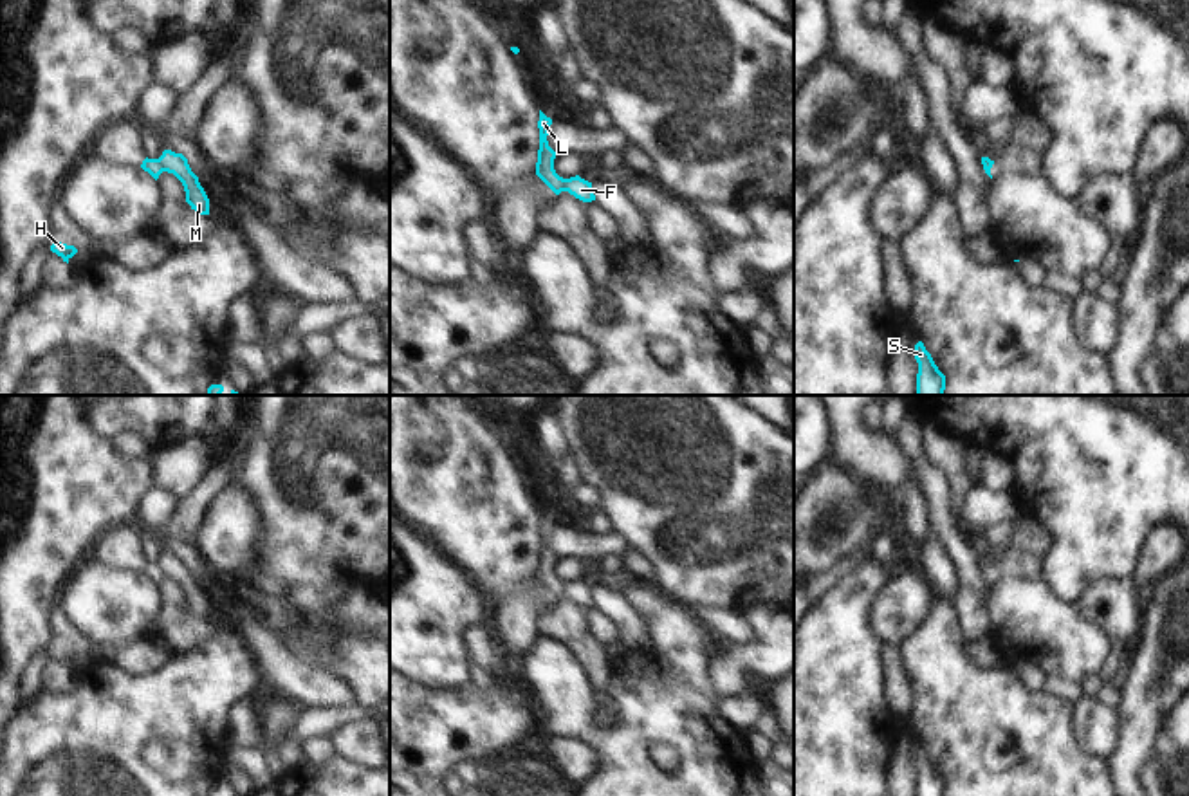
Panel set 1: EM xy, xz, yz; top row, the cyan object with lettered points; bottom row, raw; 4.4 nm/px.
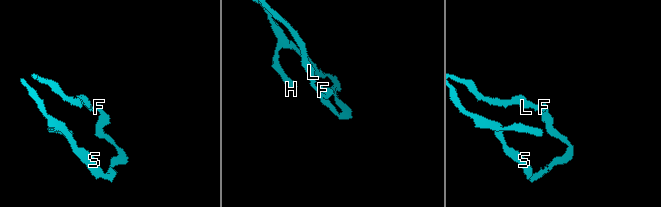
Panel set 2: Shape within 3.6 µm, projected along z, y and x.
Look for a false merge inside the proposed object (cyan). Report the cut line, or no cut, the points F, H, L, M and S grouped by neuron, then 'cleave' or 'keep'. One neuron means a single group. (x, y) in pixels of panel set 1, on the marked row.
cut in xy along (157, 159), (163, 170); F H M S / L; cleave

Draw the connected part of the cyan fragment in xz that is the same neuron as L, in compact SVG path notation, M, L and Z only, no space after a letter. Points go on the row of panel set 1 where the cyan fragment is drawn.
M539 110L539 121L538 121L538 128L539 128L539 150L538 150L538 162L536 162L536 175L556 193L559 195L565 190L565 182L563 177L559 177L554 170L554 159L556 159L556 152L548 146L547 135L550 130L552 119L547 117L541 110Z

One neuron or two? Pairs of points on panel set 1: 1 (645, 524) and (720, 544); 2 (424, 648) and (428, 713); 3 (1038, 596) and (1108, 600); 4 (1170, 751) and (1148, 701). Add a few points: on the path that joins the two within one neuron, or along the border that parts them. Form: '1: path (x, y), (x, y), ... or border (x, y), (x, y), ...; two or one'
1: path (663, 527), (666, 531), (702, 531); one
2: border (408, 677), (426, 686), (462, 686), (468, 683); two
3: border (1074, 607), (1106, 636); two
4: border (1170, 712), (1142, 766); two

